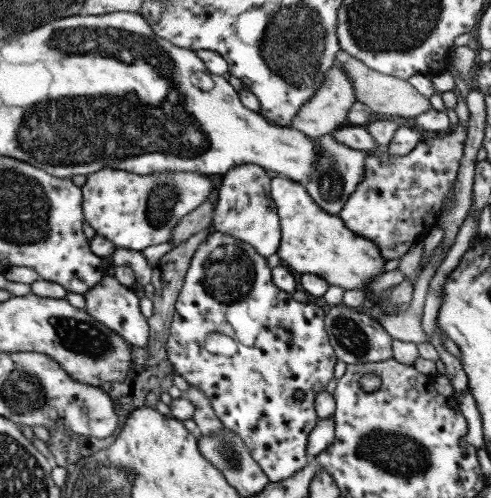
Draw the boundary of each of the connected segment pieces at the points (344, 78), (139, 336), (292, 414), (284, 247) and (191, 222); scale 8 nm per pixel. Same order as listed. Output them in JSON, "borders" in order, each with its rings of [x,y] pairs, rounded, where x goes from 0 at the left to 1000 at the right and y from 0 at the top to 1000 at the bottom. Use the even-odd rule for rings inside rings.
{"borders":[[[[680,129],[672,141],[664,143],[656,173],[617,215],[609,217],[607,229],[599,233],[589,253],[644,281],[692,257],[692,251],[705,245],[709,225],[725,201],[725,179],[721,179],[717,159],[697,139],[697,131]]],[[[218,552],[171,590],[175,614],[171,622],[198,643],[220,655],[228,667],[244,671],[257,687],[283,697],[297,697],[303,677],[303,655],[299,639],[285,624],[283,598],[271,578],[251,574],[230,558]]],[[[430,466],[399,498],[381,542],[375,572],[356,606],[356,631],[338,689],[354,749],[415,785],[440,837],[489,873],[548,968],[595,960],[627,936],[627,876],[652,843],[640,819],[644,791],[660,785],[680,755],[686,715],[662,665],[664,620],[633,606],[603,604],[593,588],[568,582],[554,568],[544,520],[530,514],[505,486],[468,470]],[[436,667],[468,675],[485,695],[481,709],[458,715],[424,707],[420,679]],[[603,783],[619,787],[615,801],[599,797]]],[[[576,353],[554,357],[550,396],[560,408],[570,446],[574,478],[562,510],[572,518],[576,532],[597,548],[644,550],[660,558],[672,574],[697,574],[703,582],[739,582],[752,596],[758,584],[747,578],[747,570],[758,558],[782,548],[778,536],[786,522],[778,518],[774,498],[758,482],[709,462],[688,432],[660,428],[660,422],[635,404],[619,369],[597,365]]],[[[426,404],[403,414],[391,428],[379,430],[354,460],[350,460],[350,476],[346,490],[367,490],[379,486],[383,478],[430,454],[438,412]]]]}

